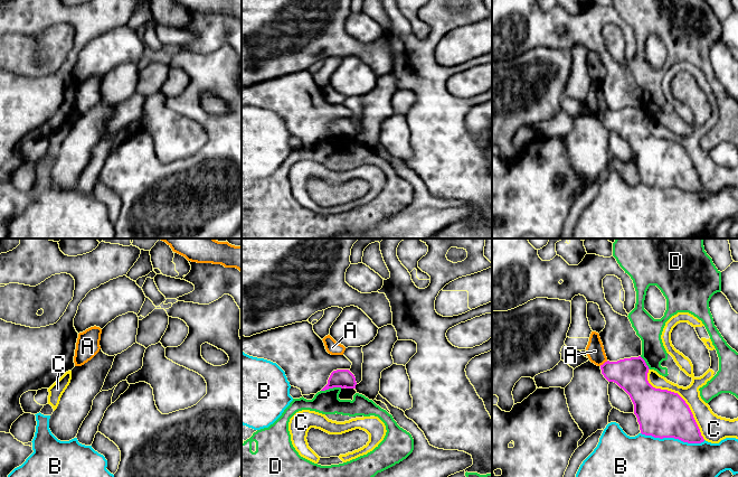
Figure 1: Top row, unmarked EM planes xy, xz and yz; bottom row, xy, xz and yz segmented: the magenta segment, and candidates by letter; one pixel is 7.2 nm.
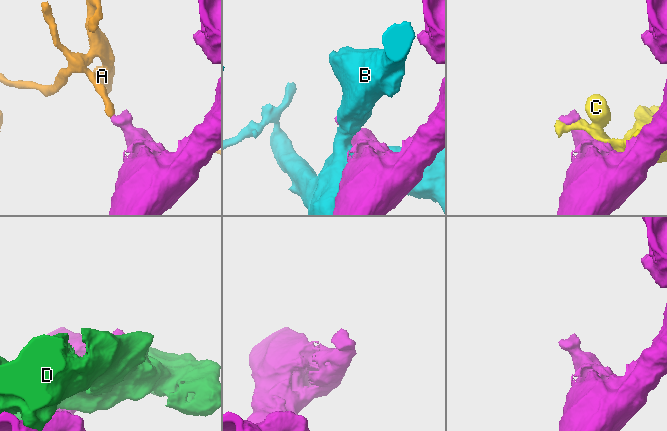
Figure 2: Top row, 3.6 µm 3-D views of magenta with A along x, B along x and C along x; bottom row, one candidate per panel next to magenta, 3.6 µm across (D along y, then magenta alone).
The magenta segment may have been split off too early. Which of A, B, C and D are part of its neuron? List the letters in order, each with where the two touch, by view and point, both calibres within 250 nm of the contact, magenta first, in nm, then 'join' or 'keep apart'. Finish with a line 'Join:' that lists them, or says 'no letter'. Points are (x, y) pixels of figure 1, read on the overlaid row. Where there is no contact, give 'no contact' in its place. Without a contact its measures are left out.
A: yz (604, 363) | 240/130 nm | keep apart
B: yz (673, 437) | 340/300 nm | keep apart
C: yz (679, 395) | 340/140 nm | keep apart
D: xz (331, 387) | 130/180 nm | keep apart
Join: no letter

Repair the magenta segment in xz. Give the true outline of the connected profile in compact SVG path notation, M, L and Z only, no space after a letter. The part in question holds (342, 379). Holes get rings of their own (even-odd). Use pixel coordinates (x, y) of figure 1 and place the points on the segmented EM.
M337 370L331 373L328 384L321 391L333 387L356 389L356 385L356 377L349 370Z

